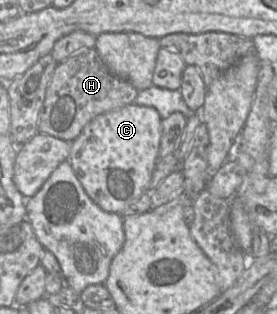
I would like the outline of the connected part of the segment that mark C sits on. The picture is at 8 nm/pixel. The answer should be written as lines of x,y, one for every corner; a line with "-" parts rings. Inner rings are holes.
128,104
92,119
70,144
70,162
87,195
104,211
122,212
147,190
159,159
162,118
154,107

